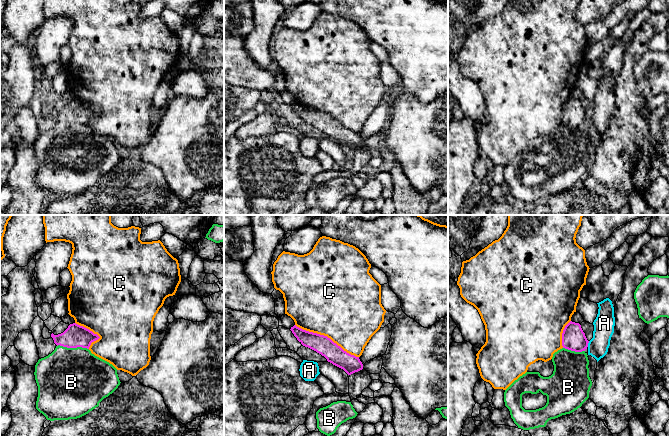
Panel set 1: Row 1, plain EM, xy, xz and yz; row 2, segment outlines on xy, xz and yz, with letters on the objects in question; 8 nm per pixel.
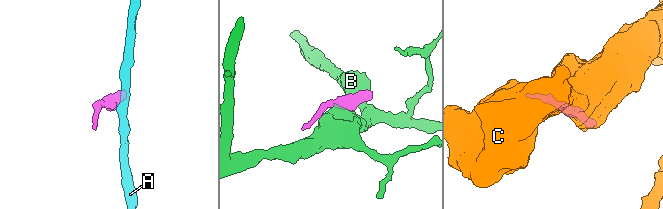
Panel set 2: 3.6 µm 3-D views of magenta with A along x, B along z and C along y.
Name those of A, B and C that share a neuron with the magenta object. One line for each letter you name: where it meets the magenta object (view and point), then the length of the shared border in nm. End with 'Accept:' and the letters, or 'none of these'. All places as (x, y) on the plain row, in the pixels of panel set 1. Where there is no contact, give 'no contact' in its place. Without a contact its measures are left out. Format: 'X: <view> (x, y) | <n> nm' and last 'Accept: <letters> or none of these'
Accept: none of these

